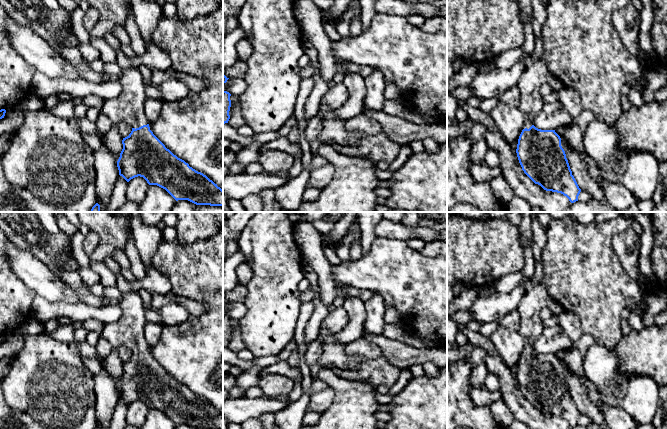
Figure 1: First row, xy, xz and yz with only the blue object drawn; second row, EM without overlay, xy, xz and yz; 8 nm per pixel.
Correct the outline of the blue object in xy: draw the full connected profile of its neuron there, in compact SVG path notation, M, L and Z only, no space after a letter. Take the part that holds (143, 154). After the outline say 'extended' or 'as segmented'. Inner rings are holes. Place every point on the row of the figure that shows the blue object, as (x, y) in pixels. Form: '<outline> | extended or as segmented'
M139 67L122 69L117 80L121 83L122 91L118 97L105 100L101 113L107 115L113 123L126 122L132 127L131 133L122 140L123 149L117 161L119 175L127 182L138 176L143 177L149 185L165 189L176 201L188 200L196 205L223 206L223 190L206 175L174 155L150 130L144 113L147 96Z | extended

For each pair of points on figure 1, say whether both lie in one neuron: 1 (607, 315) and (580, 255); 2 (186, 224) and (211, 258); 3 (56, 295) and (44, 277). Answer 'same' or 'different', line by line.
1: same
2: different
3: same

